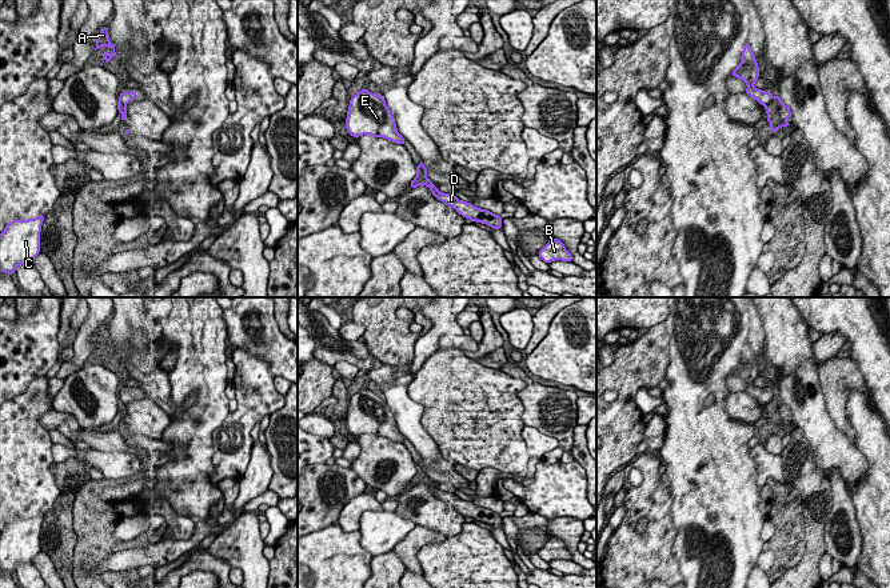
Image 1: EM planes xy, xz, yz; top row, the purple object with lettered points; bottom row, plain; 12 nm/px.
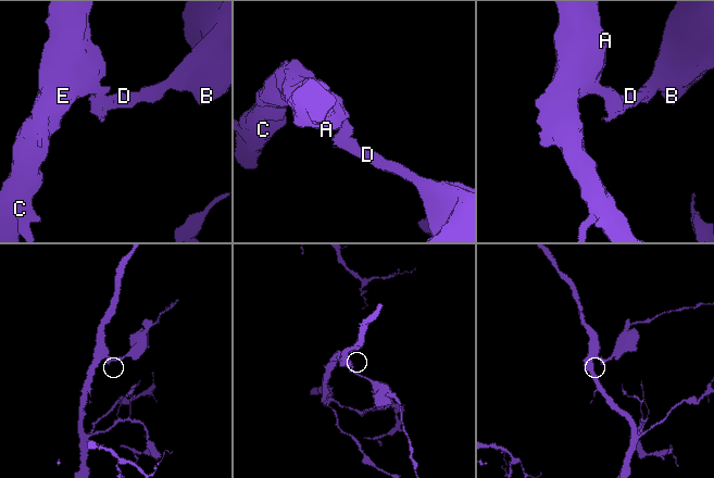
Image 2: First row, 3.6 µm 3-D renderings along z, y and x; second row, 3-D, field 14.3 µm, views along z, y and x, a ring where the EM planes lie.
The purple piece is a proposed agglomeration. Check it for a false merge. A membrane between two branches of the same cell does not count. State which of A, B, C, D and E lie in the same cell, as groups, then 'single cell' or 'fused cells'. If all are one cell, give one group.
groups A C E / B D; fused cells

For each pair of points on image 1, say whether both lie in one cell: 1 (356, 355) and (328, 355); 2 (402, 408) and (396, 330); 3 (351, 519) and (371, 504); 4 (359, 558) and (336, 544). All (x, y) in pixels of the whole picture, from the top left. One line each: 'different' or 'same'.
1: same
2: different
3: same
4: same

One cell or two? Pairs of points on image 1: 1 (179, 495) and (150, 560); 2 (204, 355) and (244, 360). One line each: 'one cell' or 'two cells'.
1: two cells
2: two cells

